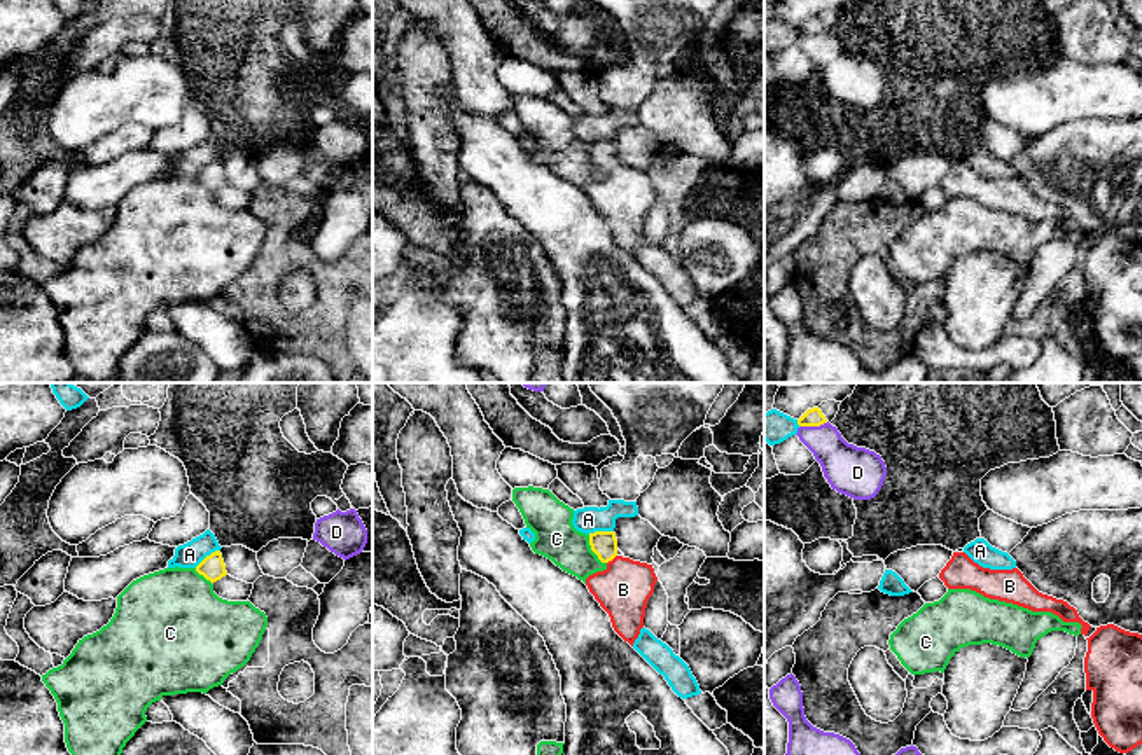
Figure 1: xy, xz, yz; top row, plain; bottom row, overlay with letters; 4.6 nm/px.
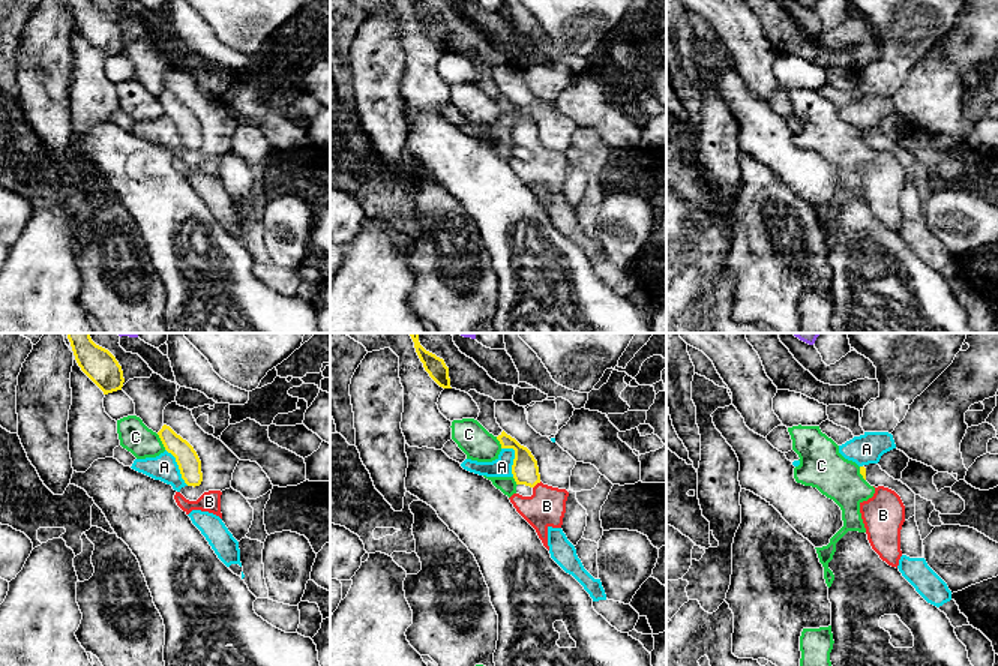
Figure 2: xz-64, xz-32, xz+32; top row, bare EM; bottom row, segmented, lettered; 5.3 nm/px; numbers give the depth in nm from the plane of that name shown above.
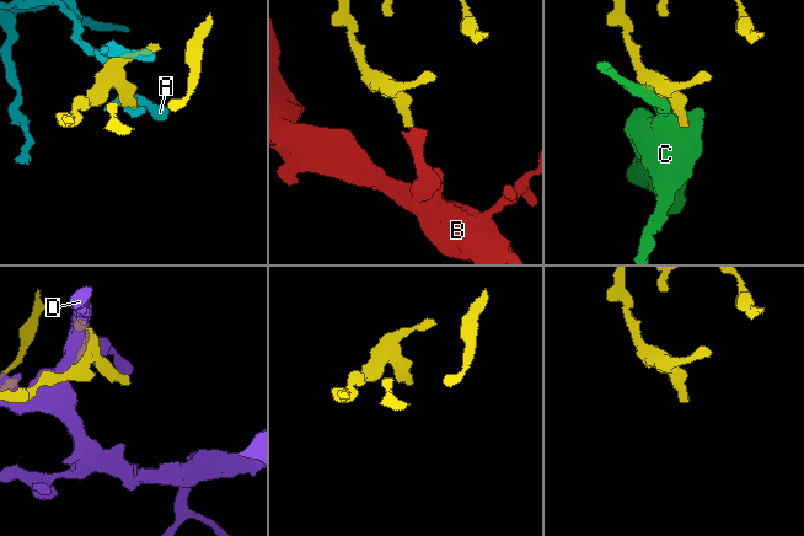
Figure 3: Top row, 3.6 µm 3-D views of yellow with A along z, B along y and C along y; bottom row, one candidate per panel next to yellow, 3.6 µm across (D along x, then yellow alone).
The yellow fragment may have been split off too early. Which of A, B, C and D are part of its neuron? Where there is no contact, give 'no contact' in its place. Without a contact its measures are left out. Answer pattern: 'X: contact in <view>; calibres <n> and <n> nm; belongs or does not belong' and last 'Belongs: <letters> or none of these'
A: contact in xy; calibres 110 and 120 nm; does not belong
B: contact in xz; calibres 120 and 240 nm; belongs
C: contact in xz; calibres 120 and 200 nm; does not belong
D: contact in yz; calibres 80 and 220 nm; does not belong
Belongs: B

